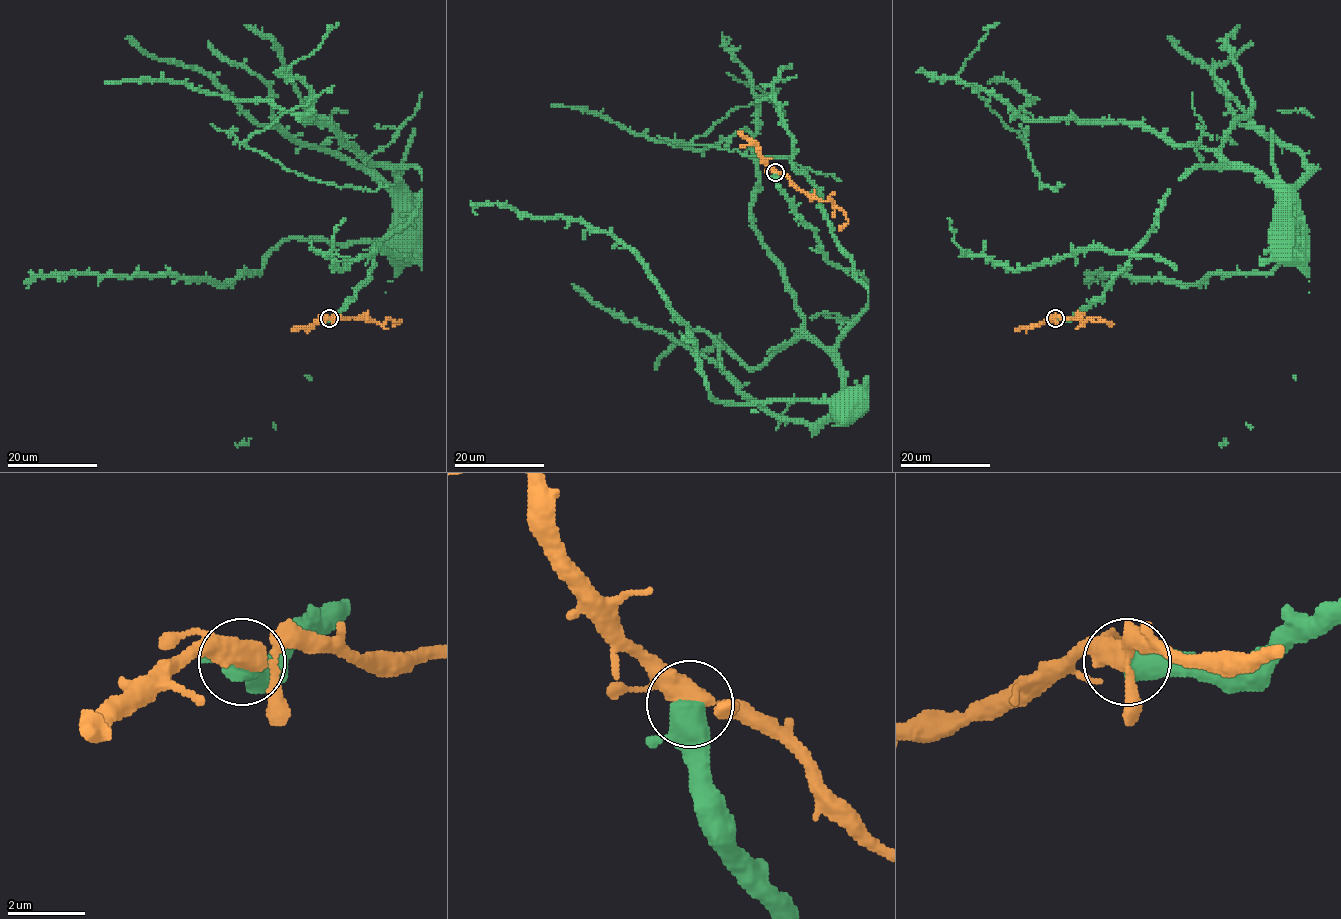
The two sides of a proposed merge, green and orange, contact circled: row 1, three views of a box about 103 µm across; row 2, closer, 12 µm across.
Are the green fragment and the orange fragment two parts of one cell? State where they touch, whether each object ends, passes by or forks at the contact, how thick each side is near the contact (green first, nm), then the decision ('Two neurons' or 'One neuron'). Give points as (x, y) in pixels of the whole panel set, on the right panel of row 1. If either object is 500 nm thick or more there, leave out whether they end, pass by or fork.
Place: (1055, 318). At the ring green passes by. At the ring orange forks. Thickness 440 nm (green) against 360 nm. Two neurons

